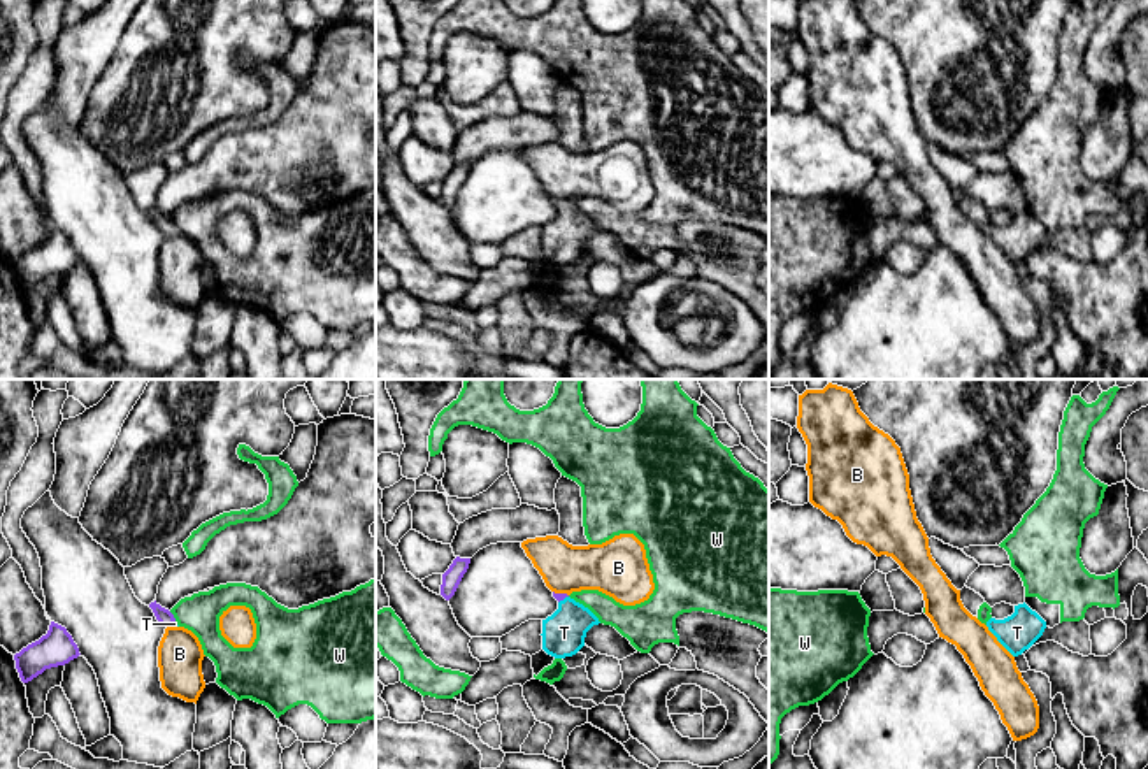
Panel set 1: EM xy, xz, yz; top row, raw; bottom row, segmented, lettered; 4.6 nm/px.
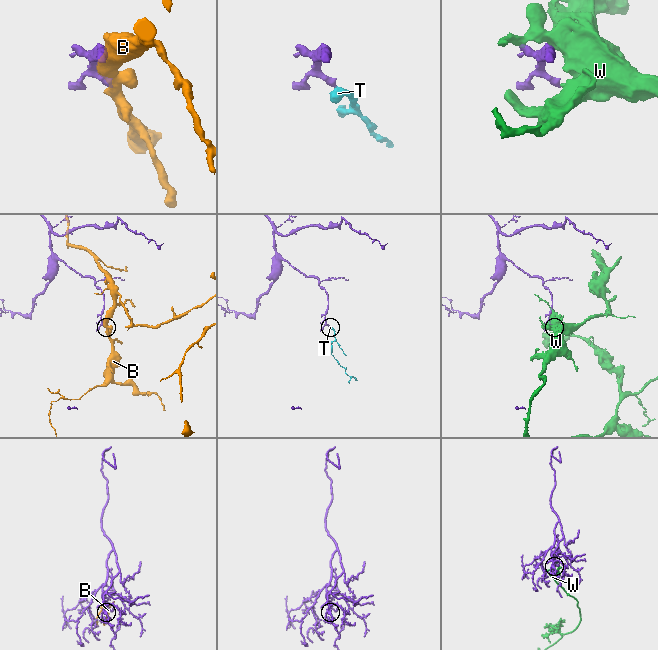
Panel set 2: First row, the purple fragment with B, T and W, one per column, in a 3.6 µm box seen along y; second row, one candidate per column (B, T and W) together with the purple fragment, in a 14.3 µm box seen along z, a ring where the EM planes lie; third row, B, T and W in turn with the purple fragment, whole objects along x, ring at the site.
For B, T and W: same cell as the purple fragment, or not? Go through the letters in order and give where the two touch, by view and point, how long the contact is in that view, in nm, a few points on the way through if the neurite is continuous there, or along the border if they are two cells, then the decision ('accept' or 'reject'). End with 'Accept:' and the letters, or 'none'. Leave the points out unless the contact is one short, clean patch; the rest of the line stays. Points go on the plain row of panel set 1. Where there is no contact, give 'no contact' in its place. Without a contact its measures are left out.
B: meets purple in xz at (560, 201); contact 80 nm long; reject
T: meets purple in xz at (562, 206); contact 60 nm long; runs through xz (559, 204), (562, 206), (564, 239); accept
W: meets purple in xy at (172, 223); contact 60 nm long; border along xy (169, 218), (176, 227); reject
Accept: T

